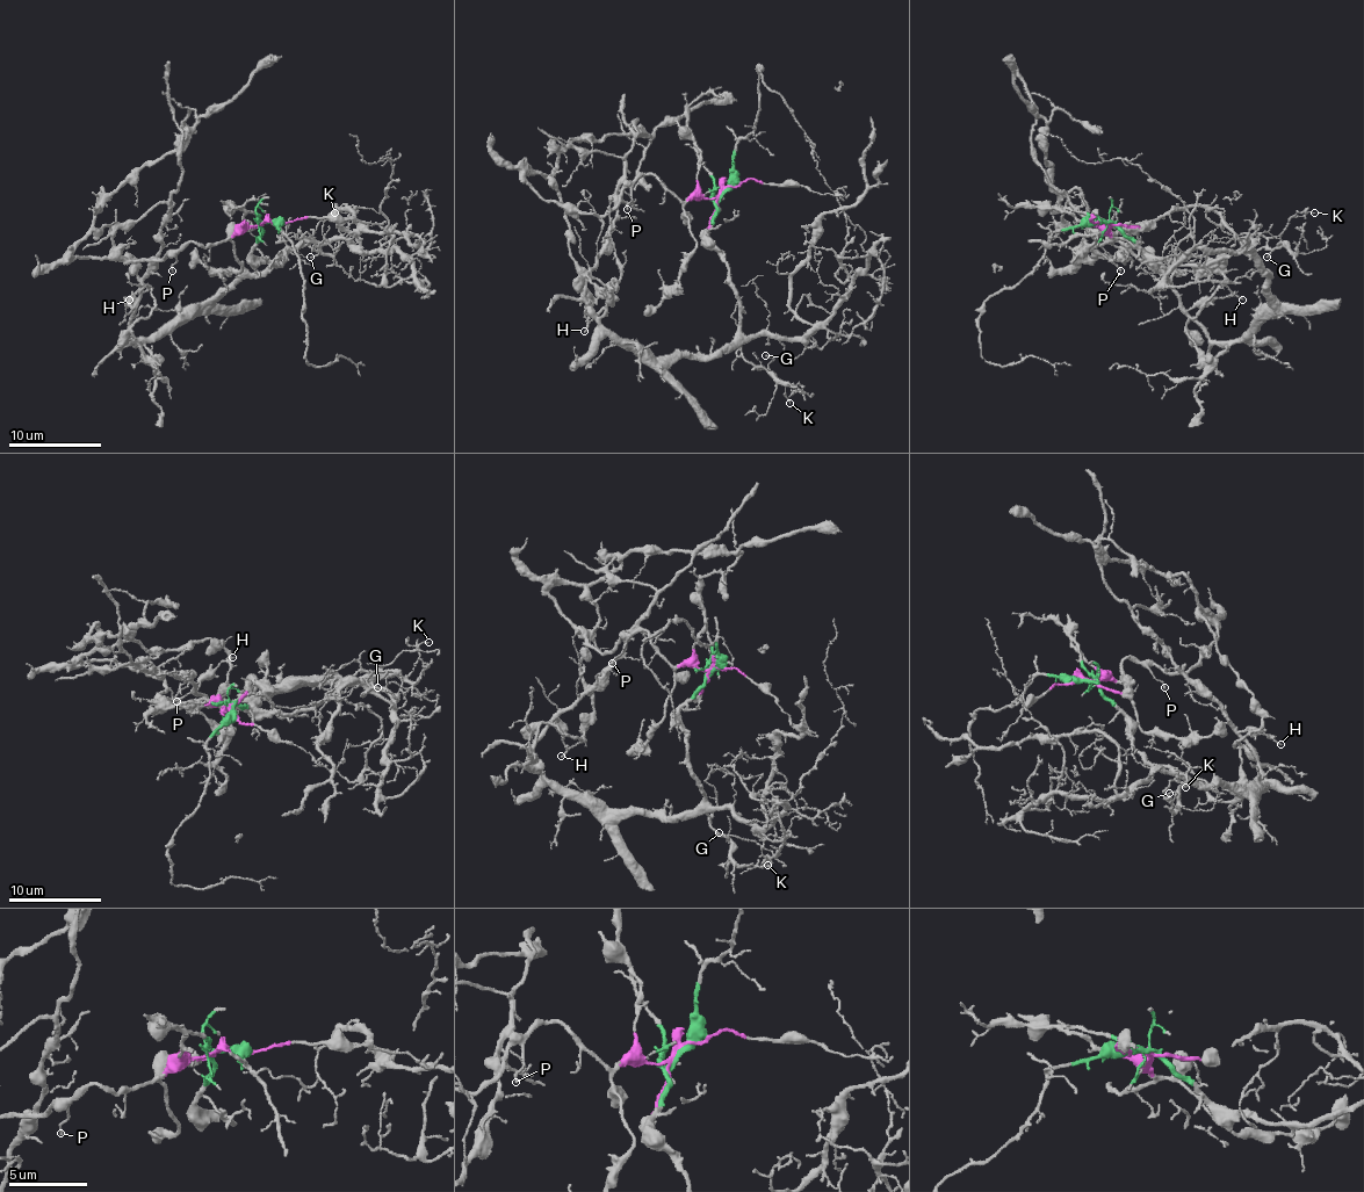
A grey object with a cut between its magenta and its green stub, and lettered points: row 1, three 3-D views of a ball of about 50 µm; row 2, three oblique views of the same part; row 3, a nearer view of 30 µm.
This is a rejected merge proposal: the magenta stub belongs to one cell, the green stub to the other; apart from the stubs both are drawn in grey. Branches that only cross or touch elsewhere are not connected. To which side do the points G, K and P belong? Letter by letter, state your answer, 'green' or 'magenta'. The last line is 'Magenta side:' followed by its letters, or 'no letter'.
G: green
K: green
P: magenta
Magenta side: P

